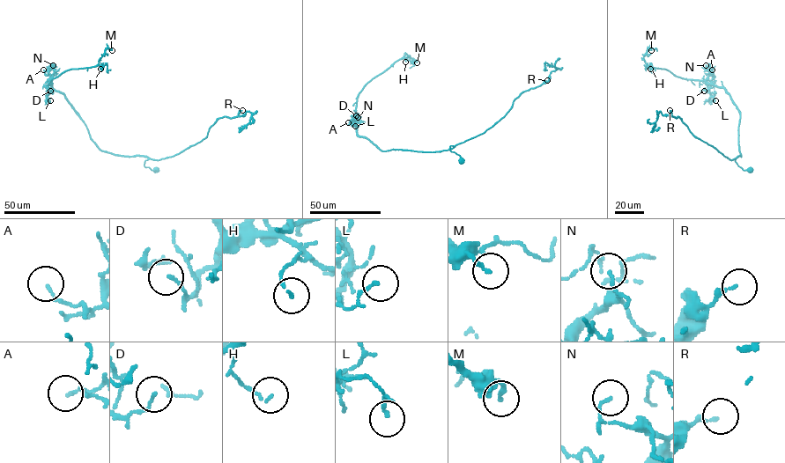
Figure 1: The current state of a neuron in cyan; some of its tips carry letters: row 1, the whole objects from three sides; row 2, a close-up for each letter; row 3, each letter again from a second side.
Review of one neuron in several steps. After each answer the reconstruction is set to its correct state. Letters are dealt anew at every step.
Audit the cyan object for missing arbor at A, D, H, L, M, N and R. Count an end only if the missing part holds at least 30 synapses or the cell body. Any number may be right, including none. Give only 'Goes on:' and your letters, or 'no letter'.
Goes on: no letter

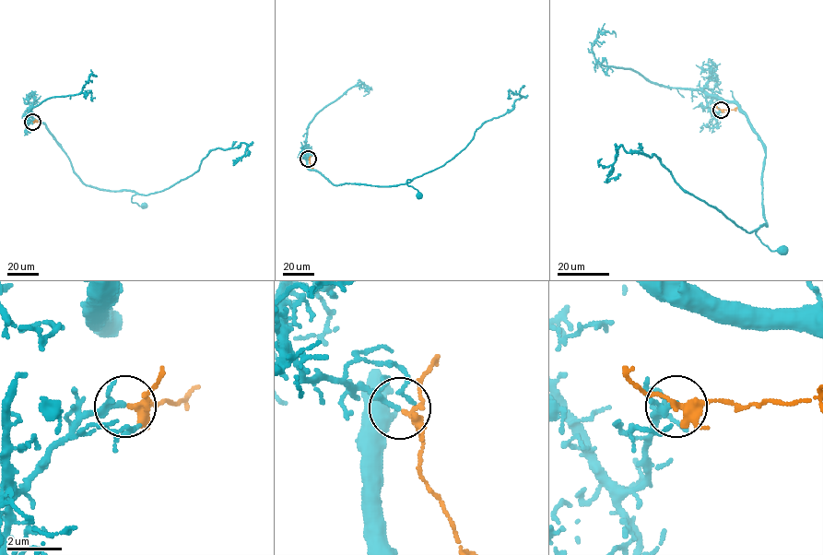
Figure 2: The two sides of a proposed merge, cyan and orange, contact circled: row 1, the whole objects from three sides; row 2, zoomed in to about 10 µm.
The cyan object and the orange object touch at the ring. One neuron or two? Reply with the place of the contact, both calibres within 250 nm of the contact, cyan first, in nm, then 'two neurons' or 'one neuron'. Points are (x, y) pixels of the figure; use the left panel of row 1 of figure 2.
at (32, 122); 150 nm thick on the cyan side, 240 nm on the other; one neuron

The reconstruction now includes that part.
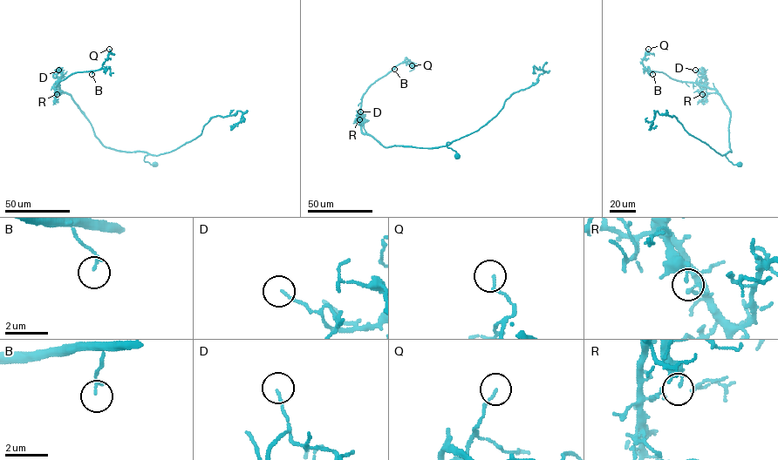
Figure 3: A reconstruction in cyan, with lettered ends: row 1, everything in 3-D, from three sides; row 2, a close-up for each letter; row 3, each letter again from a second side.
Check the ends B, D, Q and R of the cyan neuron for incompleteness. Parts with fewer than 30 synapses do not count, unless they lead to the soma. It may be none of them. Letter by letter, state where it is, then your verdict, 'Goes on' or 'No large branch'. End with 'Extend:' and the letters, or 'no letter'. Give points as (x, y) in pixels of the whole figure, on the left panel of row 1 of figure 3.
B: Place: (92, 74). No large branch
D: Place: (58, 70). No large branch
Q: Place: (109, 49). No large branch
R: Place: (57, 94). Goes on
Extend: R

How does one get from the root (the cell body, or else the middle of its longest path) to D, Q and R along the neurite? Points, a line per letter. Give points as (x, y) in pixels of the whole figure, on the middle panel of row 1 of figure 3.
D: (457, 156), (447, 145), (449, 142), (431, 148), (385, 147), (362, 131), (360, 111)
Q: (457, 156), (447, 145), (449, 142), (431, 148), (385, 147), (362, 131), (363, 94), (406, 59), (412, 65)
R: (457, 156), (447, 145), (449, 142), (431, 148), (385, 147), (365, 132), (364, 125), (357, 122), (359, 119)

